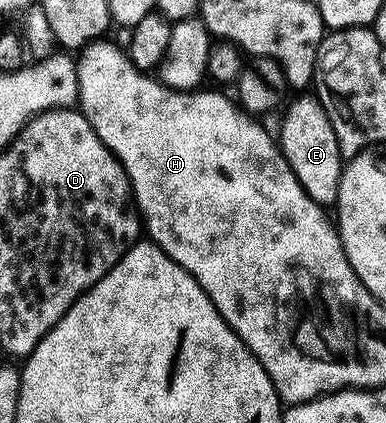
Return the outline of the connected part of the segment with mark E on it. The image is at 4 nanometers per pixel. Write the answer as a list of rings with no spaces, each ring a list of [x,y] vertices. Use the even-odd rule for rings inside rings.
[[[317,97],[297,98],[293,103],[291,102],[284,107],[285,115],[281,118],[281,138],[279,134],[281,154],[287,160],[291,172],[295,172],[295,176],[307,192],[307,196],[311,196],[311,200],[318,202],[322,208],[332,207],[337,201],[339,180],[343,169],[343,159],[339,152],[339,140],[335,136],[335,128],[331,128],[331,120],[327,120],[327,112],[323,112],[323,104]]]

